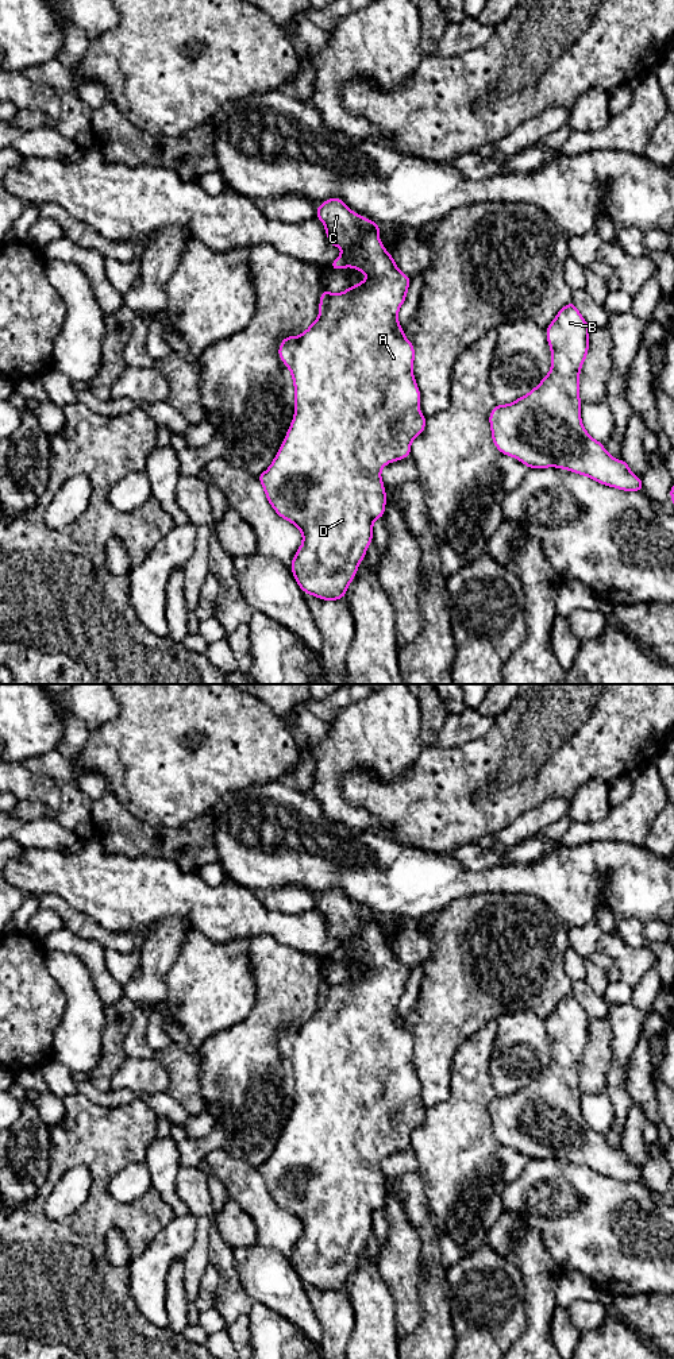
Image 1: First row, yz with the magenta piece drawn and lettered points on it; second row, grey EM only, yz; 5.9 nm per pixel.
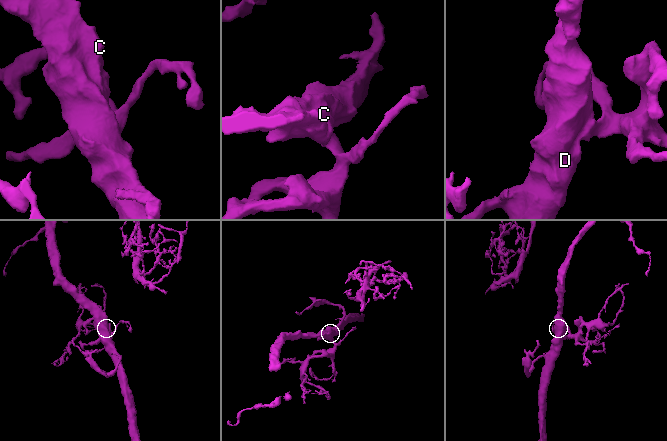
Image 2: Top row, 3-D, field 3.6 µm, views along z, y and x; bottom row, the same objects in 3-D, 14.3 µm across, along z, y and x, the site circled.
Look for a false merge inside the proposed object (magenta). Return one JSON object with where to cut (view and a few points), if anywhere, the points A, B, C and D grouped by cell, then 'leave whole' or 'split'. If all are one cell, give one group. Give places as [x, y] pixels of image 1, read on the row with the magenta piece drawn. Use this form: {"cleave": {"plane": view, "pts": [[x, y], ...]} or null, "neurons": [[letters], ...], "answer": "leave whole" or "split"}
{"cleave": null, "neurons": [["A", "B", "C", "D"]], "answer": "leave whole"}

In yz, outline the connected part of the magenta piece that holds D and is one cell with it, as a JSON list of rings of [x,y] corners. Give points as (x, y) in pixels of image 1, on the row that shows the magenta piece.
[[[331,197],[317,206],[316,217],[324,224],[330,246],[340,247],[342,254],[330,265],[332,270],[353,267],[367,278],[357,285],[350,286],[342,293],[330,293],[321,290],[319,302],[319,316],[300,336],[286,336],[280,347],[278,356],[286,364],[292,374],[294,385],[294,416],[285,435],[284,443],[280,445],[278,453],[273,459],[269,468],[257,478],[263,486],[266,498],[274,511],[288,522],[300,529],[303,543],[292,559],[292,574],[301,591],[320,598],[323,601],[338,601],[346,597],[347,587],[357,575],[359,563],[366,557],[369,544],[373,541],[373,524],[377,518],[385,516],[386,491],[381,479],[382,467],[397,460],[403,460],[411,455],[411,444],[413,439],[425,429],[425,416],[419,410],[420,390],[413,375],[415,347],[405,337],[404,328],[398,324],[398,310],[407,298],[411,278],[397,269],[396,260],[388,254],[380,240],[378,231],[381,225],[370,219],[362,217],[353,212],[339,197]]]

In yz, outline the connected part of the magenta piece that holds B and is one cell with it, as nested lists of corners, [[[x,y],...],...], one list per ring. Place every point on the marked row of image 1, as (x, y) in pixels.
[[[571,301],[565,305],[546,328],[551,350],[550,372],[525,395],[507,405],[496,405],[490,414],[492,440],[502,453],[528,468],[556,467],[589,476],[604,486],[623,491],[643,490],[639,479],[624,459],[616,460],[594,440],[582,425],[579,399],[579,372],[589,351],[590,327]]]

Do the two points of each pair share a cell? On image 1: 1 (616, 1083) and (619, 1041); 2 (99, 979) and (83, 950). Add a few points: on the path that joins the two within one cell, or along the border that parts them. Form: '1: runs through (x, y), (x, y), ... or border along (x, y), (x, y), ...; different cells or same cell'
1: runs through (617, 1072), (619, 1051); same cell
2: runs through (99, 972), (89, 957); same cell

